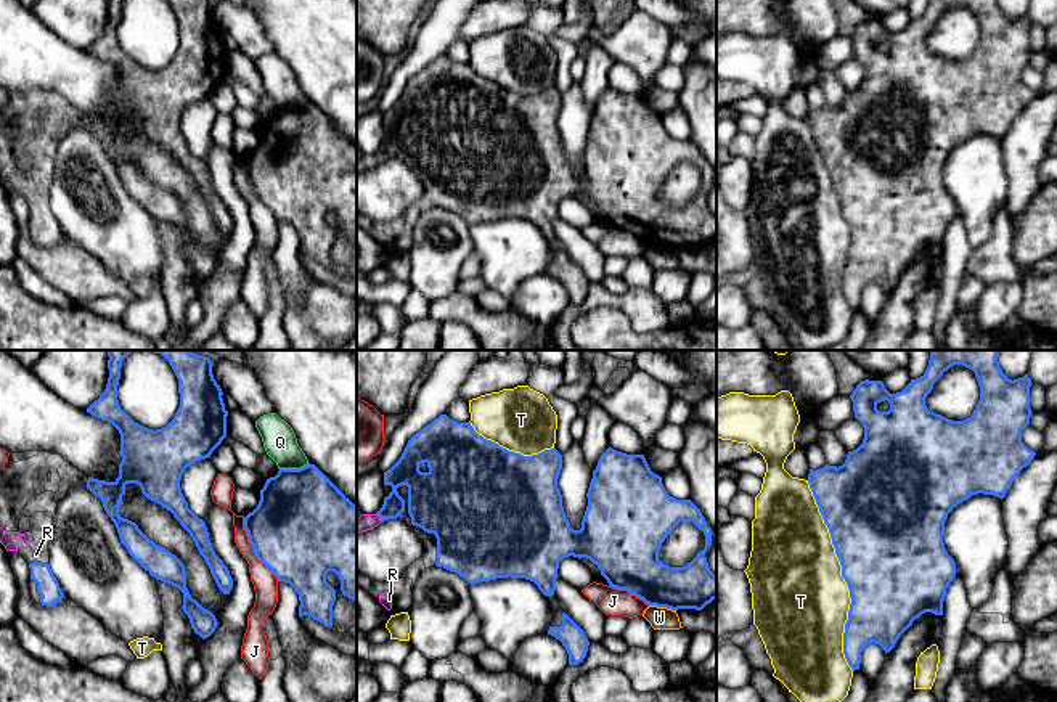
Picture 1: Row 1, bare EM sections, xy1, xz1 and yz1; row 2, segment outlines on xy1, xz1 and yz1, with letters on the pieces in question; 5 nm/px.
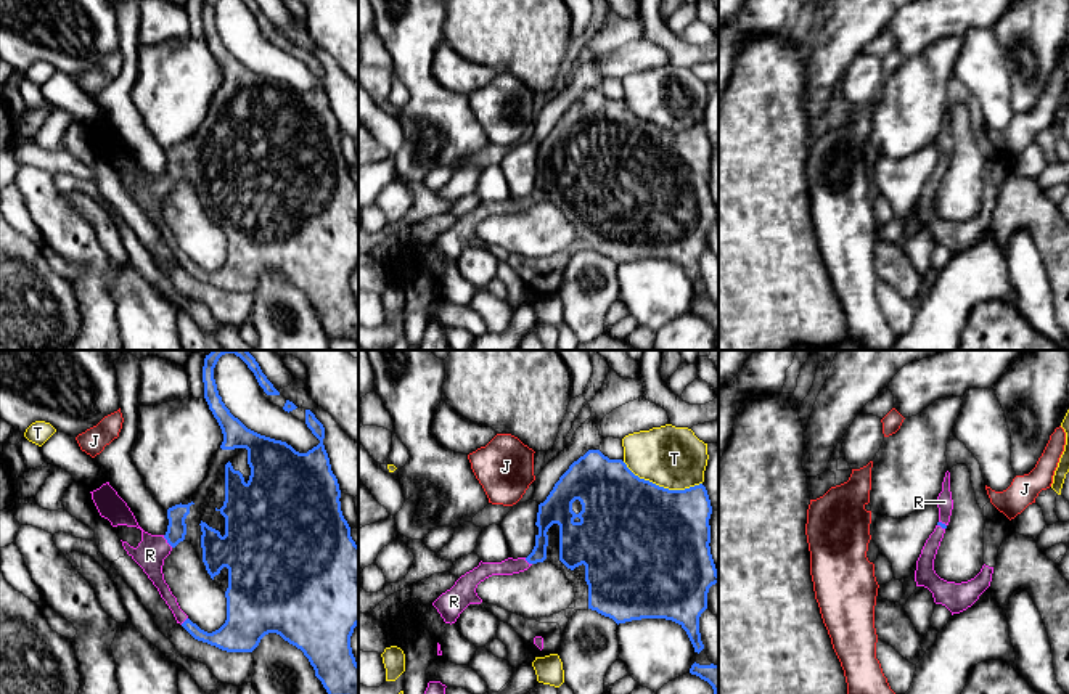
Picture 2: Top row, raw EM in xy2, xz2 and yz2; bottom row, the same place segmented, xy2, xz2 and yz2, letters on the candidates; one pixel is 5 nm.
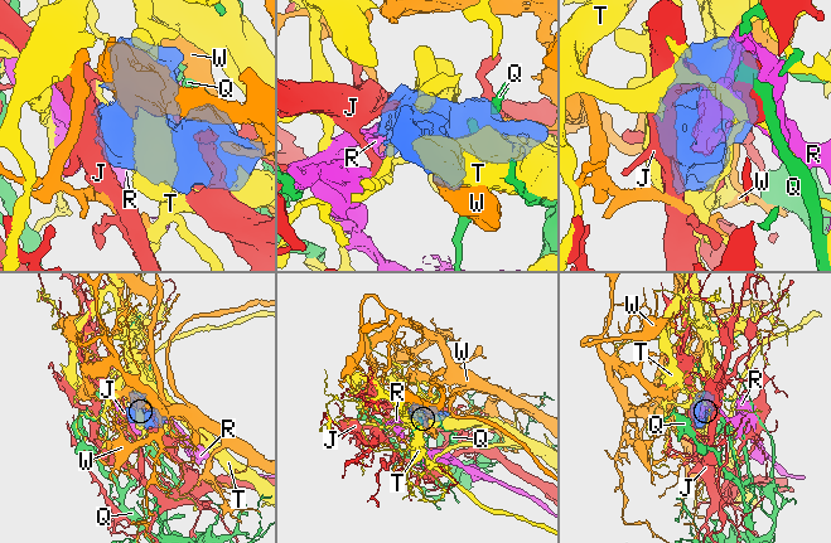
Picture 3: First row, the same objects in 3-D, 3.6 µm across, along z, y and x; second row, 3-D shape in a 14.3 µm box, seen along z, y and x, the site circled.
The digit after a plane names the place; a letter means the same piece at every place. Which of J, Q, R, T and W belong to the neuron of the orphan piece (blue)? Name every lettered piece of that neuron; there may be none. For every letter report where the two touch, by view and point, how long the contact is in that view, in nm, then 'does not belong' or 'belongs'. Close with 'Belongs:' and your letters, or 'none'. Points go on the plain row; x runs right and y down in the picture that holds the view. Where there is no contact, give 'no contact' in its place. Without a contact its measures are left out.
J: meets blue in xy1 at (254, 190); contact 360 nm long; does not belong
Q: meets blue in xy1 at (294, 110); contact 160 nm long; does not belong
R: meets blue in xy2 at (167, 182); contact 80 nm long; belongs
T: meets blue in yz1 at (842, 216); contact 1000 nm long; does not belong
W: meets blue in xz1 at (662, 246); contact 140 nm long; does not belong
Belongs: R

